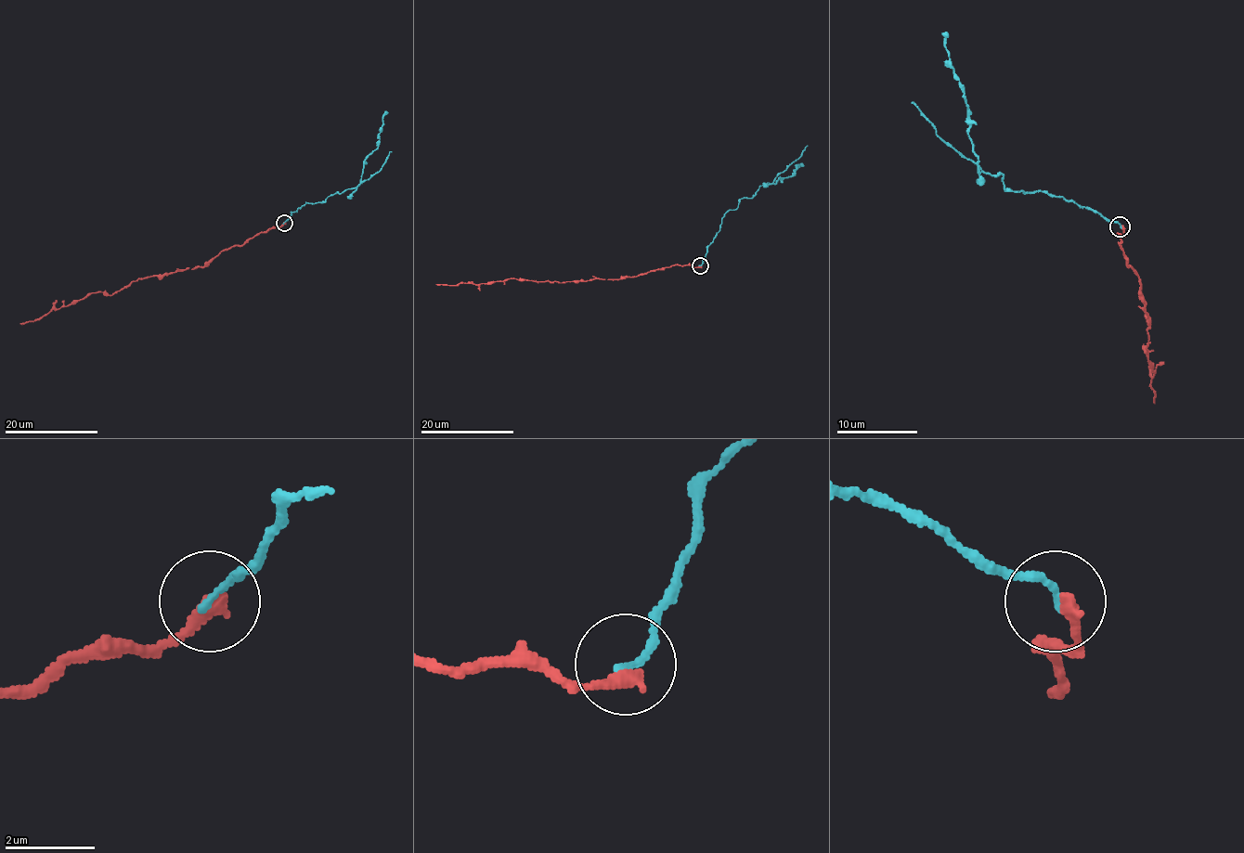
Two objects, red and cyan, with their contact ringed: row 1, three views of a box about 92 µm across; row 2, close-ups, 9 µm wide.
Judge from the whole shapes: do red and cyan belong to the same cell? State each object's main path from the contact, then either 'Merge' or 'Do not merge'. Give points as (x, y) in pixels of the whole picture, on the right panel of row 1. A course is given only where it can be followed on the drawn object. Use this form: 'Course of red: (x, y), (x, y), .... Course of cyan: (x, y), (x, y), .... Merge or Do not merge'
Course of red: (1120, 226), (1126, 264), (1134, 272), (1148, 316), (1145, 351), (1143, 347), (1153, 371), (1153, 402). Course of cyan: (1120, 226), (1057, 196), (1009, 191), (1001, 174), (978, 167), (968, 104), (944, 45), (946, 32). Do not merge

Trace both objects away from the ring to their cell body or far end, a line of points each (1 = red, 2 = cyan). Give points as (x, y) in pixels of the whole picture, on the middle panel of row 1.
1: (700, 265), (696, 267), (673, 265), (618, 279), (553, 281), (507, 278), (482, 284), (436, 284)
2: (700, 265), (723, 215), (761, 185), (787, 178), (798, 164), (802, 165)

